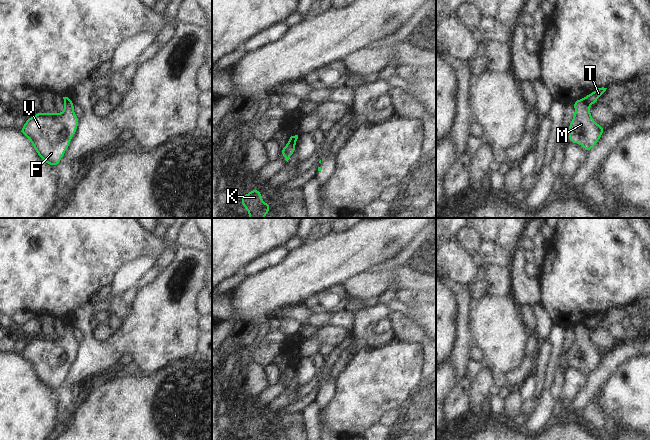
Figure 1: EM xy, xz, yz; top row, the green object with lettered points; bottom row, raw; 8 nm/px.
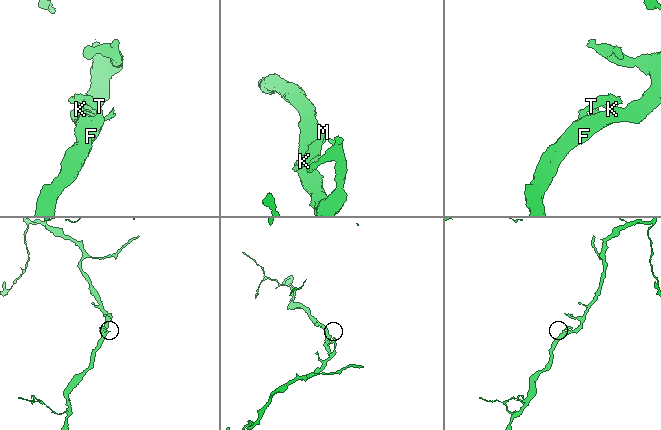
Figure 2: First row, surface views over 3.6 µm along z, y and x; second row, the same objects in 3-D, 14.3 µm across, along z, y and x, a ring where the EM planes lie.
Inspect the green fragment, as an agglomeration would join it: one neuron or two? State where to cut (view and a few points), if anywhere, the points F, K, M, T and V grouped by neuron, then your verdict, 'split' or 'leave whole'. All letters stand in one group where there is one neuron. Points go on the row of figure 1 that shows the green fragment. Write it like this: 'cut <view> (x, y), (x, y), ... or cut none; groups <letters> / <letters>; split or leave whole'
cut yz (584, 98), (589, 105); groups F K M V / T; split

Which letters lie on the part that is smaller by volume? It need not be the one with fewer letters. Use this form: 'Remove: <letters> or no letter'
Remove: T

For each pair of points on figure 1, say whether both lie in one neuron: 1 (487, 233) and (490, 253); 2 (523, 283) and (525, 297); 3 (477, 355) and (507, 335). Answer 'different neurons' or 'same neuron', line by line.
1: different neurons
2: same neuron
3: different neurons

